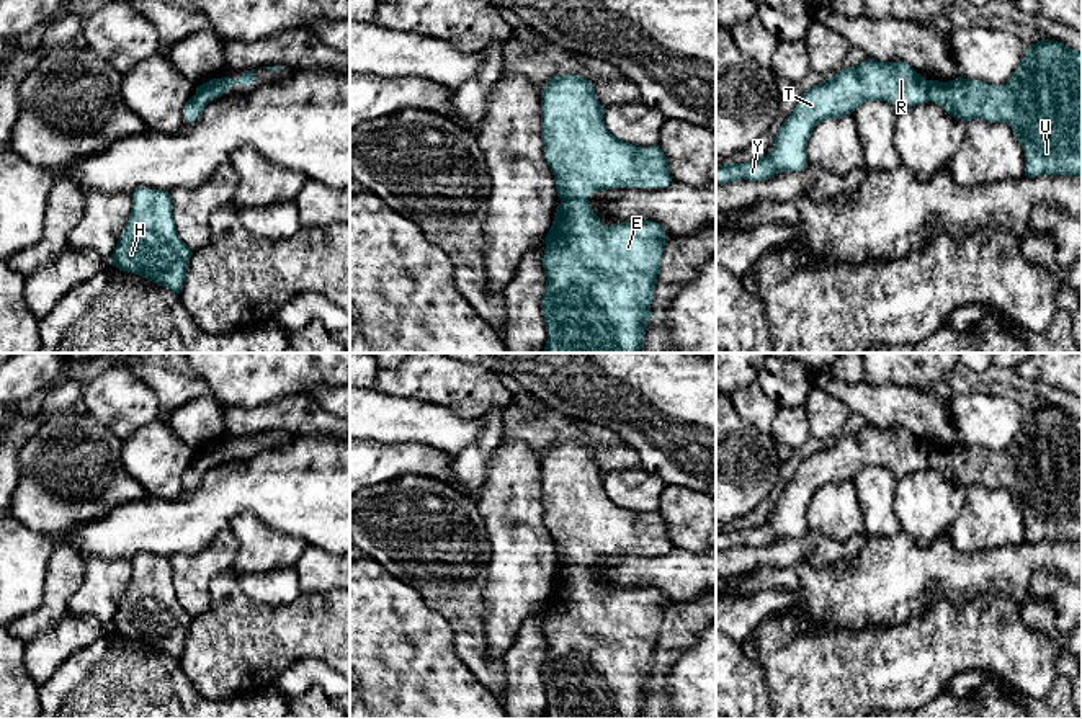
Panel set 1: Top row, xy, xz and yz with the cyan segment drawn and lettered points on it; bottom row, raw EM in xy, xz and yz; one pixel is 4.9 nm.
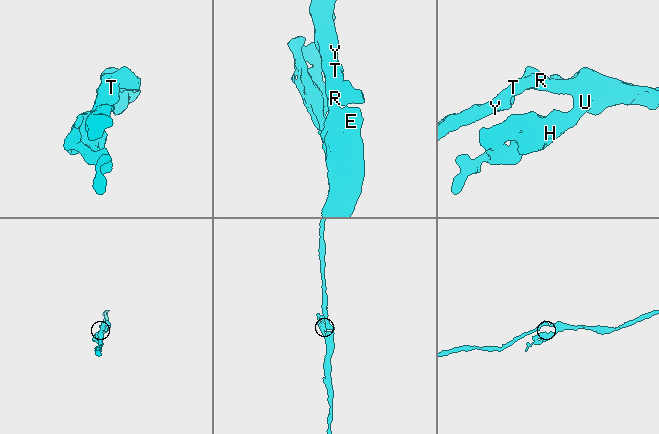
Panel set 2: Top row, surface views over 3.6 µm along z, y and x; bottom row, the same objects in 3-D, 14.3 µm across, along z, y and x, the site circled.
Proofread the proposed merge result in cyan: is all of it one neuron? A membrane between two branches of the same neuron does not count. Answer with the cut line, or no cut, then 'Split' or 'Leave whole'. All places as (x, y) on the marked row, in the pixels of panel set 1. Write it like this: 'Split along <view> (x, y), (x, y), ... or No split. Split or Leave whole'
No split. Leave whole

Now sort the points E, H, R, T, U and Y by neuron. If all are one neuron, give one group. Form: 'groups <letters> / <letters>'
groups E H R T U Y

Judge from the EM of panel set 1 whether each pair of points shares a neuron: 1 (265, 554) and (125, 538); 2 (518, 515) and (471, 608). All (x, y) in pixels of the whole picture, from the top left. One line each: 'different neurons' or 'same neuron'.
1: different neurons
2: different neurons

